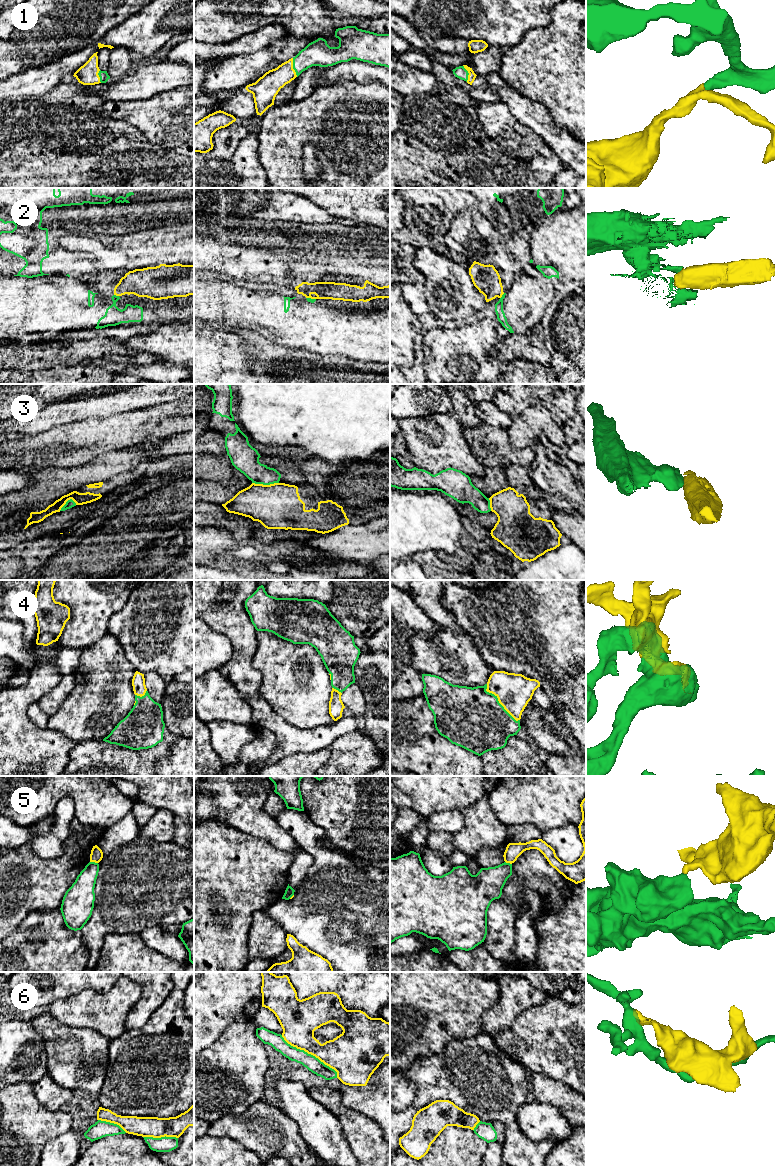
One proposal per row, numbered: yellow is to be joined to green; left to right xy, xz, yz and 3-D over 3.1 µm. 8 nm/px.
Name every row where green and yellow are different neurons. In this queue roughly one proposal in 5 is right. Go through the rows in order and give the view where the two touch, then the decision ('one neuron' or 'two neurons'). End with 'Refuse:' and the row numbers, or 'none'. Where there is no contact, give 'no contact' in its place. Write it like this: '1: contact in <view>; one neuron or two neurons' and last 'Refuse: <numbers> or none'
1: contact in xz; one neuron
2: contact in yz; two neurons
3: contact in xz; two neurons
4: contact in yz; one neuron
5: contact in xy; two neurons
6: contact in xz; two neurons
Refuse: 2, 3, 5, 6

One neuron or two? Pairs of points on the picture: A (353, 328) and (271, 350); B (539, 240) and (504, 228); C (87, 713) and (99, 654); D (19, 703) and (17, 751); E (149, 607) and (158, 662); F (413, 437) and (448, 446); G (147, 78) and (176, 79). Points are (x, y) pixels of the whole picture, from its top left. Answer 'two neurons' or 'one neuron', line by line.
A: two neurons
B: two neurons
C: one neuron
D: one neuron
E: one neuron
F: one neuron
G: one neuron

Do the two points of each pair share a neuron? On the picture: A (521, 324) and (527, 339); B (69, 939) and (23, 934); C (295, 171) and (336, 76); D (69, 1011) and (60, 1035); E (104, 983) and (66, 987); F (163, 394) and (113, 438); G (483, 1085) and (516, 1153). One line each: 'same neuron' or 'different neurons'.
A: different neurons
B: same neuron
C: different neurons
D: different neurons
E: same neuron
F: different neurons
G: same neuron

